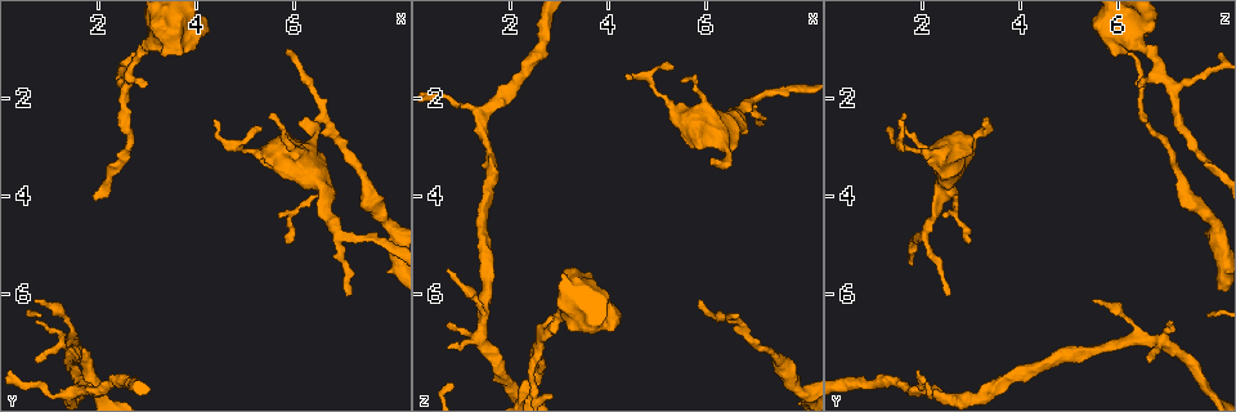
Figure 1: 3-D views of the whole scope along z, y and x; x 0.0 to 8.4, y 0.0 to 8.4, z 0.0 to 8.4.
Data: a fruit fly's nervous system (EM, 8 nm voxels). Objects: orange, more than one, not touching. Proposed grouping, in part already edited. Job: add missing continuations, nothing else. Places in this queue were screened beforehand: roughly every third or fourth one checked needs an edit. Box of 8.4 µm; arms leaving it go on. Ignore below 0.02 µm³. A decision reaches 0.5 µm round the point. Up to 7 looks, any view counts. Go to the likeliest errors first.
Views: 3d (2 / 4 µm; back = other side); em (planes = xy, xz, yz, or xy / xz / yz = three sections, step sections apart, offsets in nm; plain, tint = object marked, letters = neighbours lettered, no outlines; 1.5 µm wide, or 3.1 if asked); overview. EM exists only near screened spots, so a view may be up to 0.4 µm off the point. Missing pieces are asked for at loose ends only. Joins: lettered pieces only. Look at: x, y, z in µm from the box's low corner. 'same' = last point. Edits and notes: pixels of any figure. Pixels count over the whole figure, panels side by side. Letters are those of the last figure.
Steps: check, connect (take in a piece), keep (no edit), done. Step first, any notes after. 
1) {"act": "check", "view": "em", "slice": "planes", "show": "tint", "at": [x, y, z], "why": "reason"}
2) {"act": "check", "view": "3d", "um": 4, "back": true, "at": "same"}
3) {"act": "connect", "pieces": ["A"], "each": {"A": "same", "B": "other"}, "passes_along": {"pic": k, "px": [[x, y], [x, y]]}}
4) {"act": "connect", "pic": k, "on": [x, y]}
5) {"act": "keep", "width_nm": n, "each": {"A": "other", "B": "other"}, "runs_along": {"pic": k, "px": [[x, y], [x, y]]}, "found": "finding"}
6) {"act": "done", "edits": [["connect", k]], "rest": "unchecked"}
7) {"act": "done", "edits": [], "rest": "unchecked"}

{"act": "check", "view": "3d", "um": 2, "at": [5.90, 1.00, 6.10]}

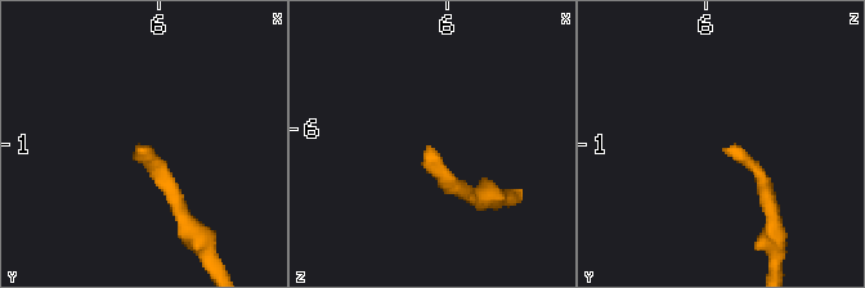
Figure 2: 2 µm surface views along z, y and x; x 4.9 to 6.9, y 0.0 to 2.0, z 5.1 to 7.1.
{"act": "check", "view": "em", "slice": "planes", "show": "letters", "at": [5.90, 1.04, 6.10], "why": "shape alone is not enough"}

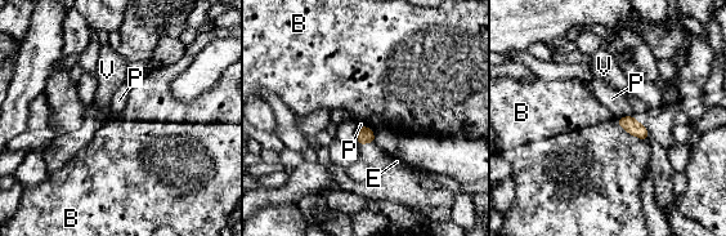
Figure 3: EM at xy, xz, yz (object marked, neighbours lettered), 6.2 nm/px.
{"act": "connect", "pieces": ["P"], "longest_contact_nm": ["V", 120], "each": {"B": "other", "E": "other", "P": "same", "V": "other"}, "found": "the neuron continues"}

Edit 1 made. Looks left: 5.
{"act": "check", "view": "overview"}

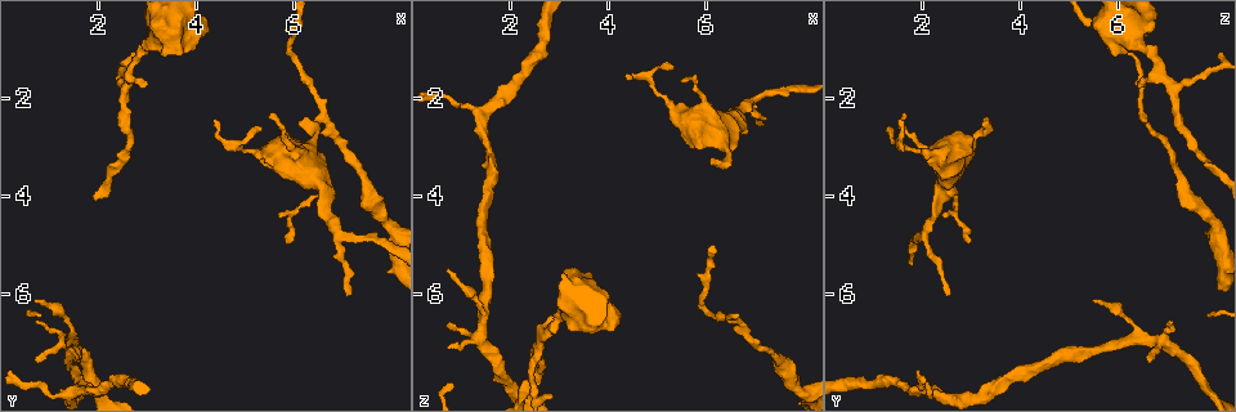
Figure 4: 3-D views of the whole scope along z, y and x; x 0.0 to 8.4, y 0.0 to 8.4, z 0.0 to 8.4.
{"act": "check", "view": "em", "slice": "planes", "show": "letters", "at": [3.00, 1.65, 6.35], "why": "free end"}

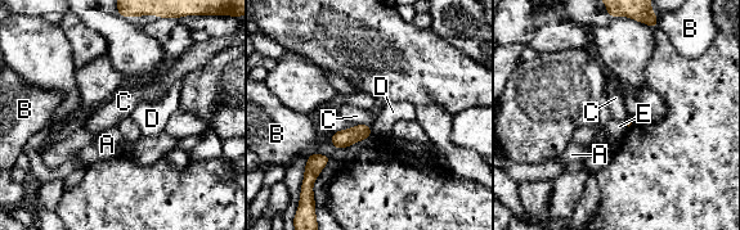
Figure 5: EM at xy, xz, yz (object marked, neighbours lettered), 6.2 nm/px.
{"act": "keep", "each": {"A": "other", "B": "other", "C": "other", "D": "other", "E": "other"}, "border": {"pic": 5, "px": [[357, 123], [367, 123], [370, 126]]}, "found": "none of them fits"}

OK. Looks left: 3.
{"act": "check", "view": "3d", "um": 2, "at": [0.80, 6.60, 7.10], "why": "branch stops here"}

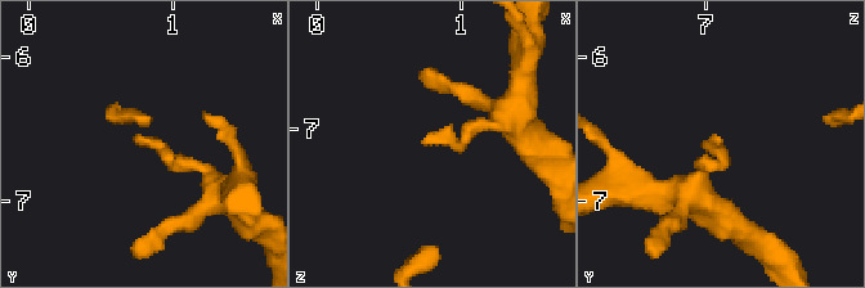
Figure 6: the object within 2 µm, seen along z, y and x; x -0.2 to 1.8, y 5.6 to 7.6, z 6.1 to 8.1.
{"act": "check", "view": "em", "slice": "planes", "show": "tint", "at": [0.72, 6.56, 7.08], "why": "now the EM"}

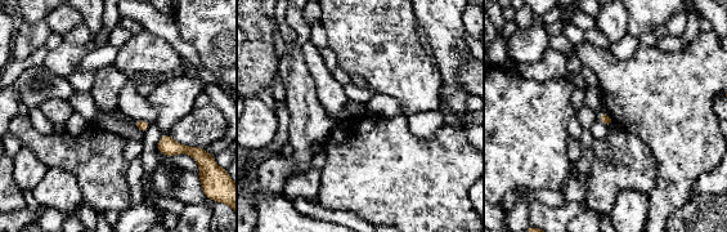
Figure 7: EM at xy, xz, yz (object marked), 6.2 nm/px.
{"act": "check", "view": "em", "slice": "planes", "show": "letters", "at": "same", "why": "what lies round it"}

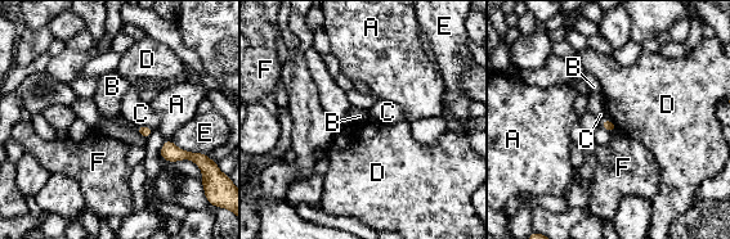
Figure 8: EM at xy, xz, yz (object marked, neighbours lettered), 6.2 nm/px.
{"act": "keep", "each": {"A": "other", "B": "other", "C": "other", "D": "other", "E": "other", "F": "other"}, "border": {"pic": 8, "px": [[608, 118], [617, 129]]}, "found": "no lettered piece goes on from it"}

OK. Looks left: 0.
{"act": "done", "edits": [["connect", 3]], "rest": "unchecked"}

